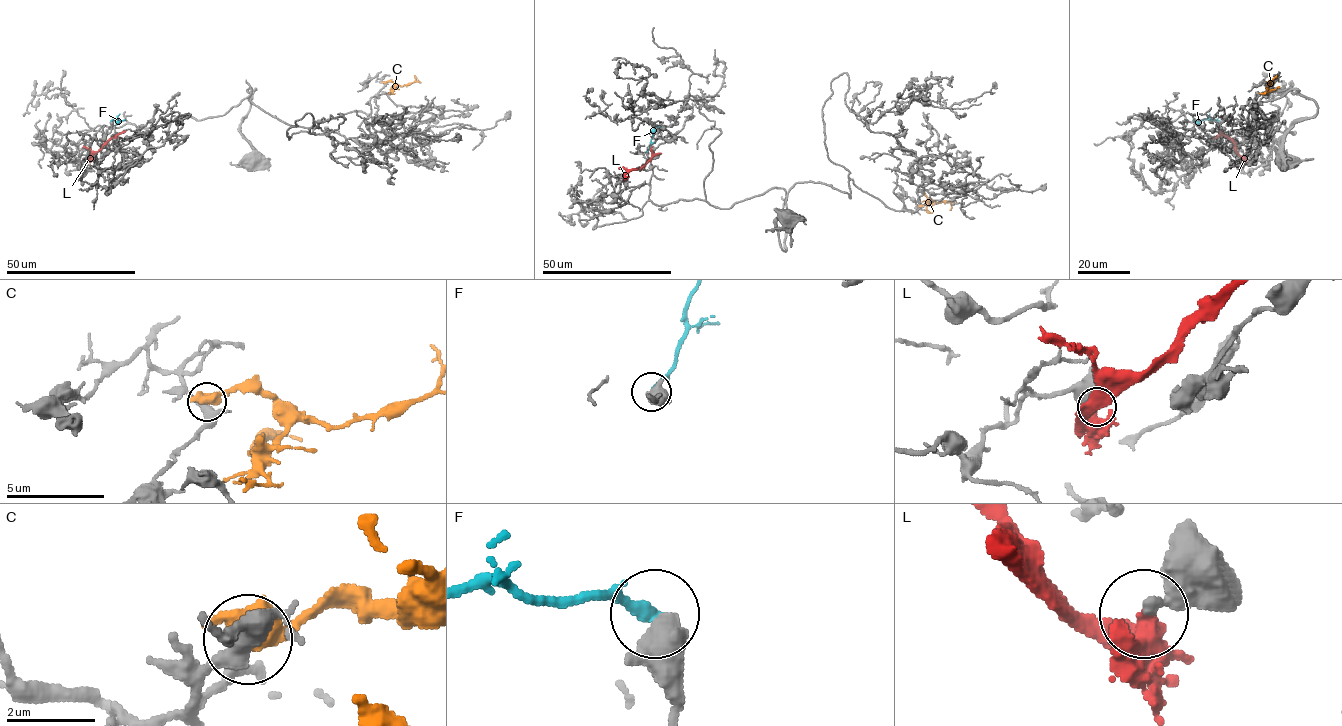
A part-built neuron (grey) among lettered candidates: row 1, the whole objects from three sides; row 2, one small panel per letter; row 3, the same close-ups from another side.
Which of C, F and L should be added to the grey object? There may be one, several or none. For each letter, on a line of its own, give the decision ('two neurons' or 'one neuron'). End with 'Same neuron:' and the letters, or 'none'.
C: two neurons
F: two neurons
L: two neurons
Same neuron: none

